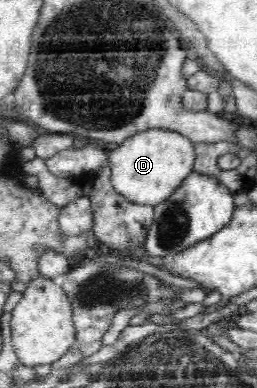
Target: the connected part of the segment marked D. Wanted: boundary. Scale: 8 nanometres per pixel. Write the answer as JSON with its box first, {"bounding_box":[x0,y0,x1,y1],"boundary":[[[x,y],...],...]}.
{"bounding_box":[109,127,195,207],"boundary":[[[166,127],[140,130],[109,152],[109,170],[113,187],[127,200],[155,207],[168,198],[193,172],[195,145],[178,130]]]}

